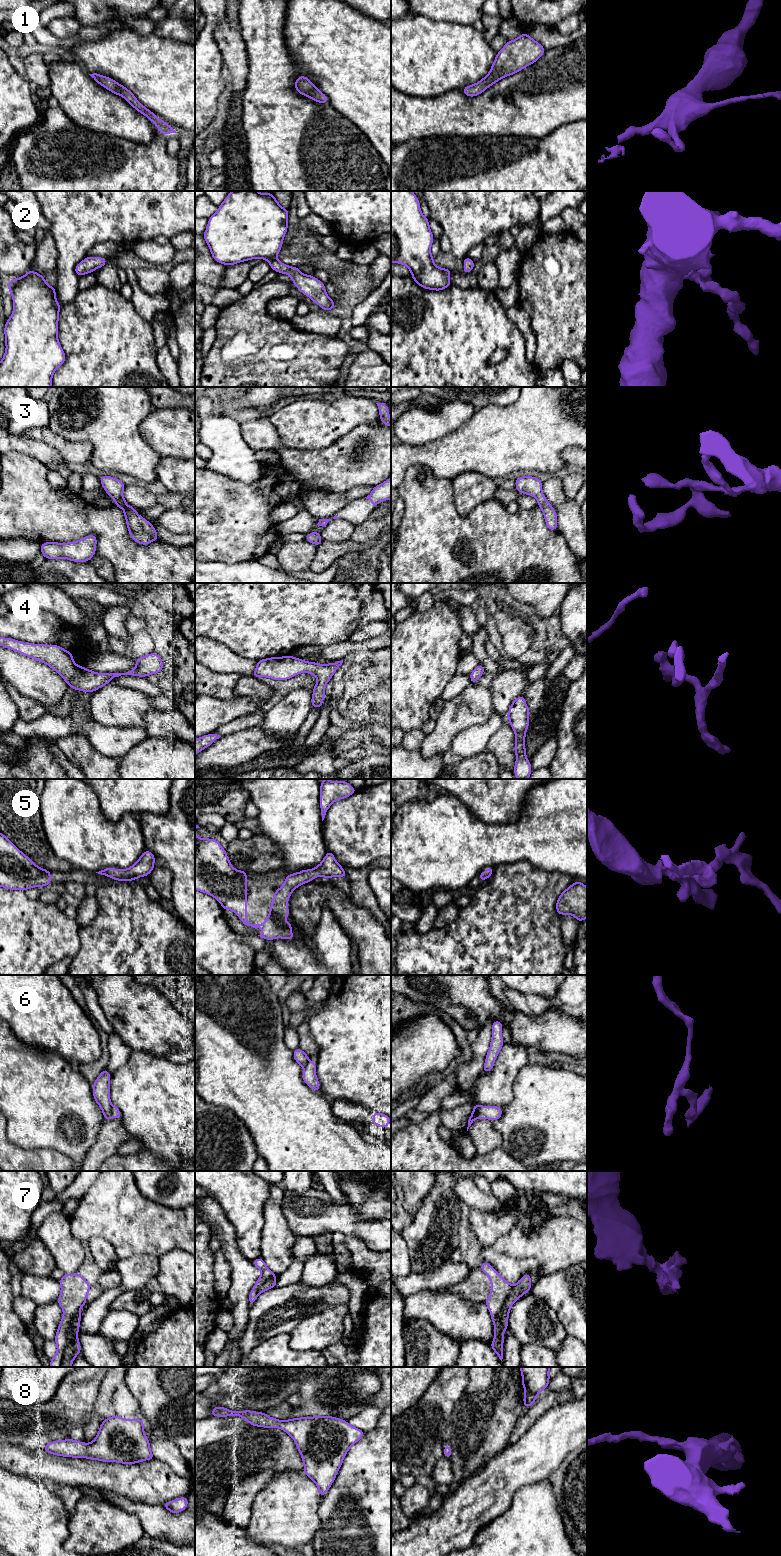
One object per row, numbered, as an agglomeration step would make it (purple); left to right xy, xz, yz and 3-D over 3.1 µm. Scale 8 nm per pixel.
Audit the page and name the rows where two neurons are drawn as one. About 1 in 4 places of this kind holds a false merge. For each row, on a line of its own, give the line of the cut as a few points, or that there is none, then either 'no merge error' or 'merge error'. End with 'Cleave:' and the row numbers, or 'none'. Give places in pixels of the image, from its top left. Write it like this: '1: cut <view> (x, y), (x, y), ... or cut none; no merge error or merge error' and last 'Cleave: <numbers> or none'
1: cut none; no merge error
2: cut none; no merge error
3: cut none; no merge error
4: cut none; no merge error
5: cut none; no merge error
6: cut yz (477, 1105), (478, 1117); merge error
7: cut none; no merge error
8: cut none; no merge error
Cleave: 6

